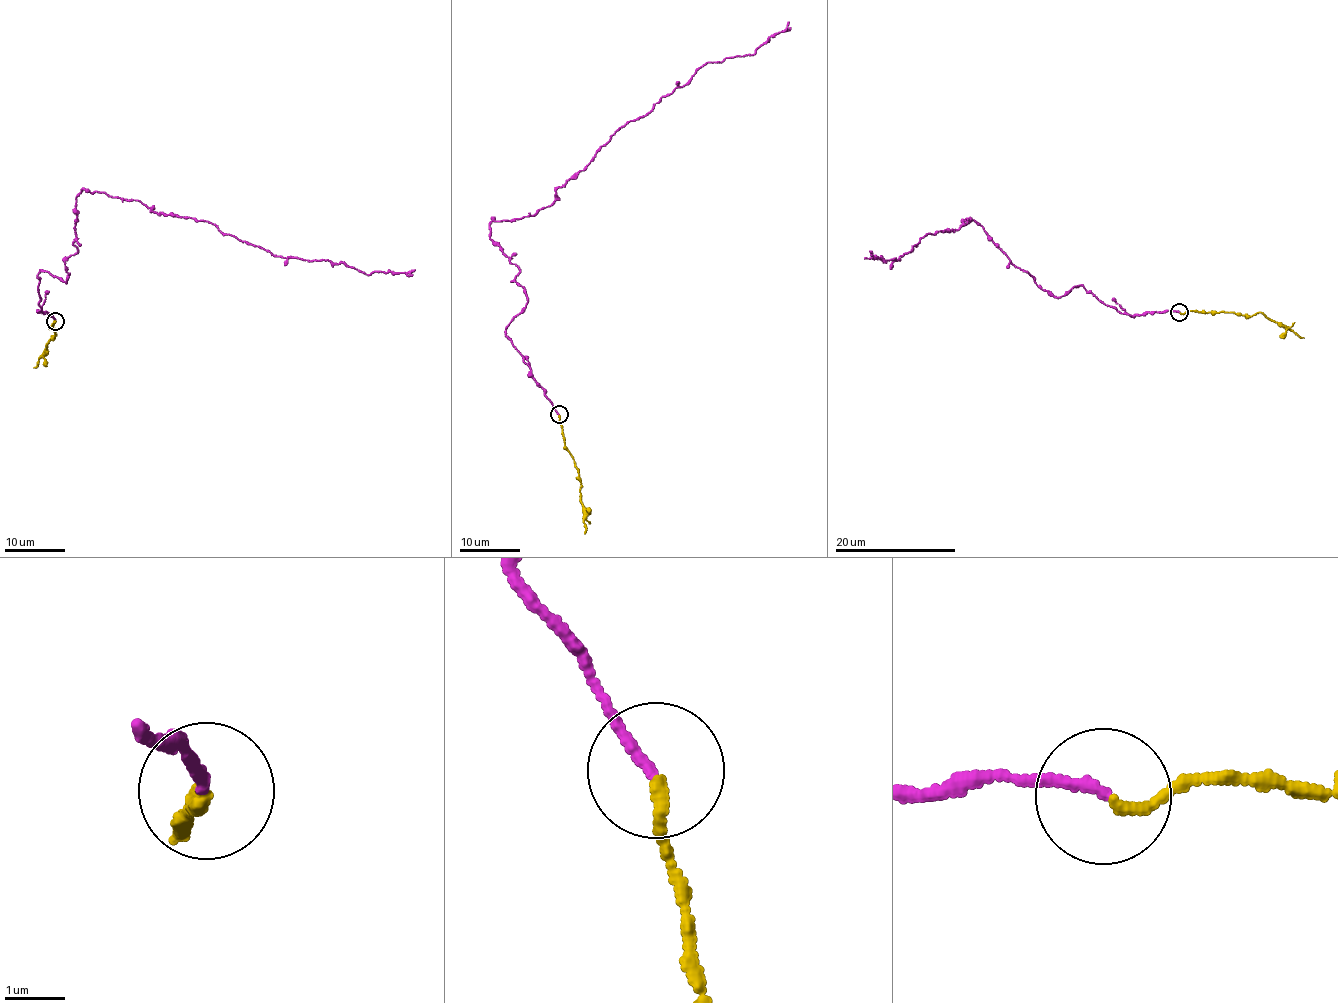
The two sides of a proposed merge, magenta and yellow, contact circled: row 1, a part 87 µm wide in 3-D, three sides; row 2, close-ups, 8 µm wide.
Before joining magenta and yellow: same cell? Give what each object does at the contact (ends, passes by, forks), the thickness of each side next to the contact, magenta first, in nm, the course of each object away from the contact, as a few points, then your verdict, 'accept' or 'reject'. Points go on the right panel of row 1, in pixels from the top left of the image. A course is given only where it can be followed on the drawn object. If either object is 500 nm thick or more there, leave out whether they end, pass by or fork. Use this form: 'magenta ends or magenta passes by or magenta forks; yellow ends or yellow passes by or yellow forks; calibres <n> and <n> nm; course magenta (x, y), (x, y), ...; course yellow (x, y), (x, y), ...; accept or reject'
magenta ends; yellow ends; calibres 180 and 170 nm; course magenta (1180, 312), (1122, 314), (1076, 285), (1049, 294), (971, 217), (926, 233), (899, 260), (865, 257); course yellow (1180, 312), (1263, 313), (1303, 337); accept

